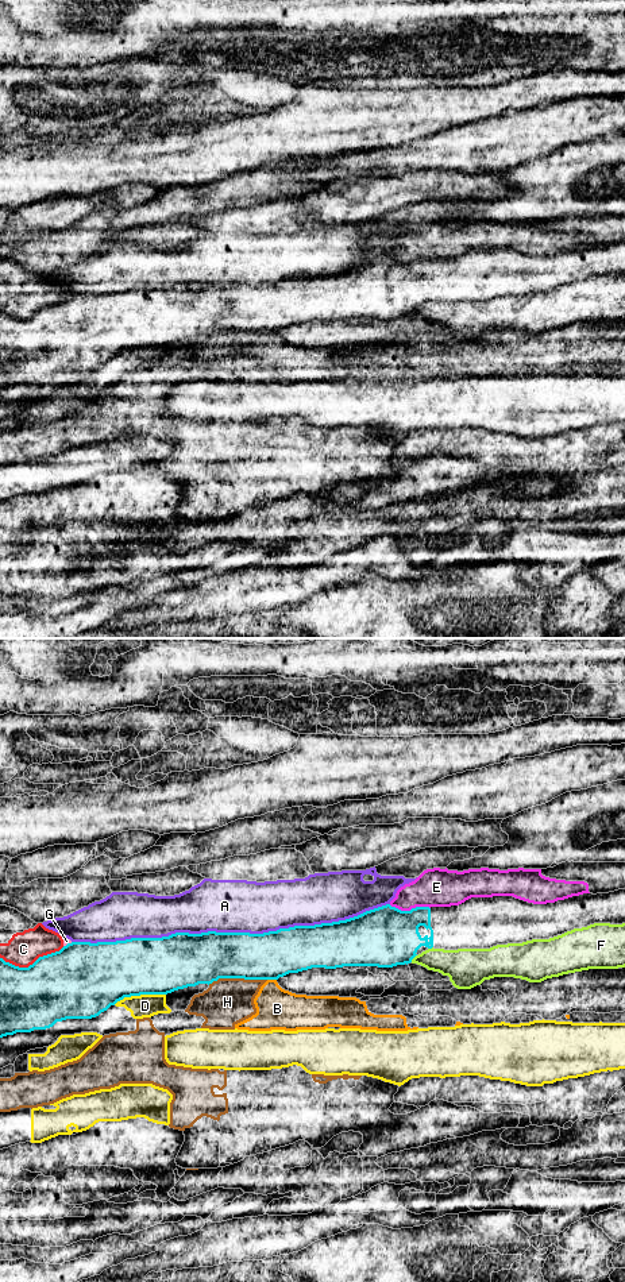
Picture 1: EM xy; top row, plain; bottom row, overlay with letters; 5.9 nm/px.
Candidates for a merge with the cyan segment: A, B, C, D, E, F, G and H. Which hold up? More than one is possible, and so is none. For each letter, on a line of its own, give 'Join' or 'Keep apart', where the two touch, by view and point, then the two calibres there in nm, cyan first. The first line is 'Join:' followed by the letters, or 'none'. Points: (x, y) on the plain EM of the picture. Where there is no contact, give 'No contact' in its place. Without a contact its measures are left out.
Join: none
A: Keep apart. Touches cyan at xy (230, 285). Thickness 300 nm (cyan) against 320 nm
B: Keep apart. Touches cyan at xy (272, 331). Thickness 280 nm (cyan) against 240 nm
C: Keep apart. Touches cyan at xy (33, 316). Thickness 420 nm (cyan) against 200 nm
D: Keep apart. Touches cyan at xy (139, 347). Thickness 380 nm (cyan) against 140 nm
E: Keep apart. Touches cyan at xy (411, 262). Thickness 360 nm (cyan) against 220 nm
F: Keep apart. Touches cyan at xy (413, 309). Thickness 360 nm (cyan) against 160 nm
G: Keep apart. Touches cyan at xy (68, 296). Thickness 440 nm (cyan) against 40 nm
H: Keep apart. Touches cyan at xy (236, 329). Thickness 300 nm (cyan) against 280 nm

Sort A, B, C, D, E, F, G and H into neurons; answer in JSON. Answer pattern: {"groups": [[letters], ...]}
{"groups": [["A"], ["B"], ["C", "G"], ["D"], ["E"], ["F"], ["H"]]}

